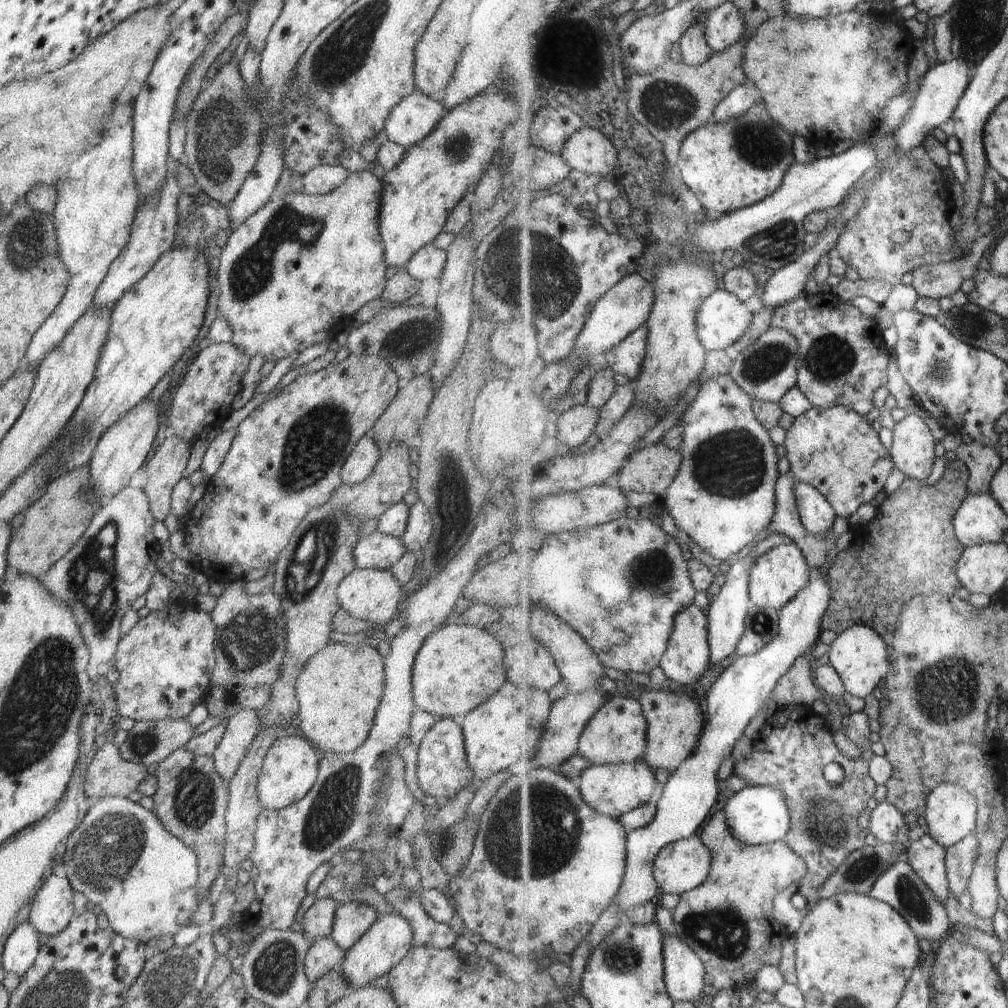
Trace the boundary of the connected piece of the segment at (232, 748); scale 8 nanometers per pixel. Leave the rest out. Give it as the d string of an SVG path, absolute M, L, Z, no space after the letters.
M248 707L241 708L238 714L234 714L226 722L228 724L224 737L212 758L216 772L229 784L257 738L261 723L256 711Z

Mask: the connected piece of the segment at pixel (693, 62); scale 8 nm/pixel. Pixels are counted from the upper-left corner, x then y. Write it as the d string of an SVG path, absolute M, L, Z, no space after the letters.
M709 14L703 15L698 23L686 32L682 38L680 47L682 49L683 63L691 67L701 66L708 63L708 60L716 53L707 40L705 34L705 22L709 19Z

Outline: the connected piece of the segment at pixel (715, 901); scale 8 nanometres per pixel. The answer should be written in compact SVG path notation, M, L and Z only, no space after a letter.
M725 810L715 812L700 834L712 850L713 870L710 879L702 887L682 896L682 903L674 912L675 928L677 936L702 958L707 969L705 994L715 998L727 989L750 987L768 964L782 964L785 940L776 934L775 902L782 891L805 879L808 864L785 841L765 845L743 842L734 833Z

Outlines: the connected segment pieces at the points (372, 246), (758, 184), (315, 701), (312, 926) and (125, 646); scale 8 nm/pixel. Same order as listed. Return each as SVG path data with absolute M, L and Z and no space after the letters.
M350 172L343 184L324 195L308 195L304 193L303 175L296 182L286 185L275 186L270 201L260 208L253 216L246 220L236 231L229 236L219 257L219 268L217 271L218 301L217 310L233 333L231 344L234 344L246 357L252 358L259 355L265 362L274 361L276 364L294 354L302 353L313 345L330 341L337 333L346 328L338 326L338 320L350 318L344 314L344 308L356 308L360 310L368 302L376 301L383 297L385 284L387 282L385 272L388 268L384 259L384 248L379 232L379 209L382 195L382 184L380 178L372 172Z
M748 112L746 116L742 116L742 120L732 120L728 123L711 122L686 138L681 147L676 170L705 209L728 215L770 199L770 196L785 184L787 173L797 162L795 138L782 124L778 124L778 120L769 120L770 122L758 120L758 116Z
M329 643L315 653L299 673L295 683L295 696L298 704L296 723L300 724L304 738L319 752L329 751L336 755L355 752L368 739L376 710L380 705L385 684L383 658L368 643L350 644Z
M329 897L316 900L304 914L300 931L306 933L313 941L331 937L337 908L338 905Z
M172 602L168 610L151 611L146 618L140 618L134 625L132 630L119 640L115 653L115 667L120 675L114 686L118 717L129 718L136 723L187 718L198 702L204 701L211 688L217 629L212 623L210 613L192 606L176 606Z

